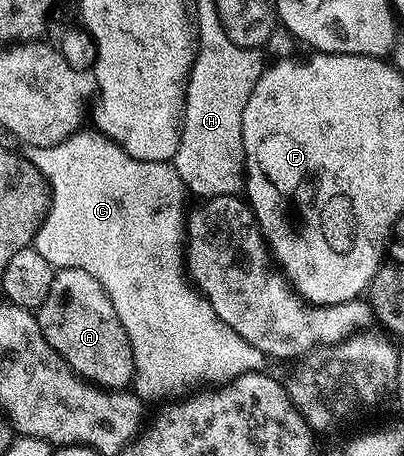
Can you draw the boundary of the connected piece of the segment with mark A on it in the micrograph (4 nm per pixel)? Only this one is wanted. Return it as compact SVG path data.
M59 268L55 271L52 290L48 290L48 298L36 310L38 325L52 350L64 358L64 362L83 380L97 384L107 390L122 390L134 379L134 355L128 334L124 334L124 326L120 326L120 318L116 318L116 310L112 310L112 302L108 294L92 278L92 274L84 274L79 268Z

